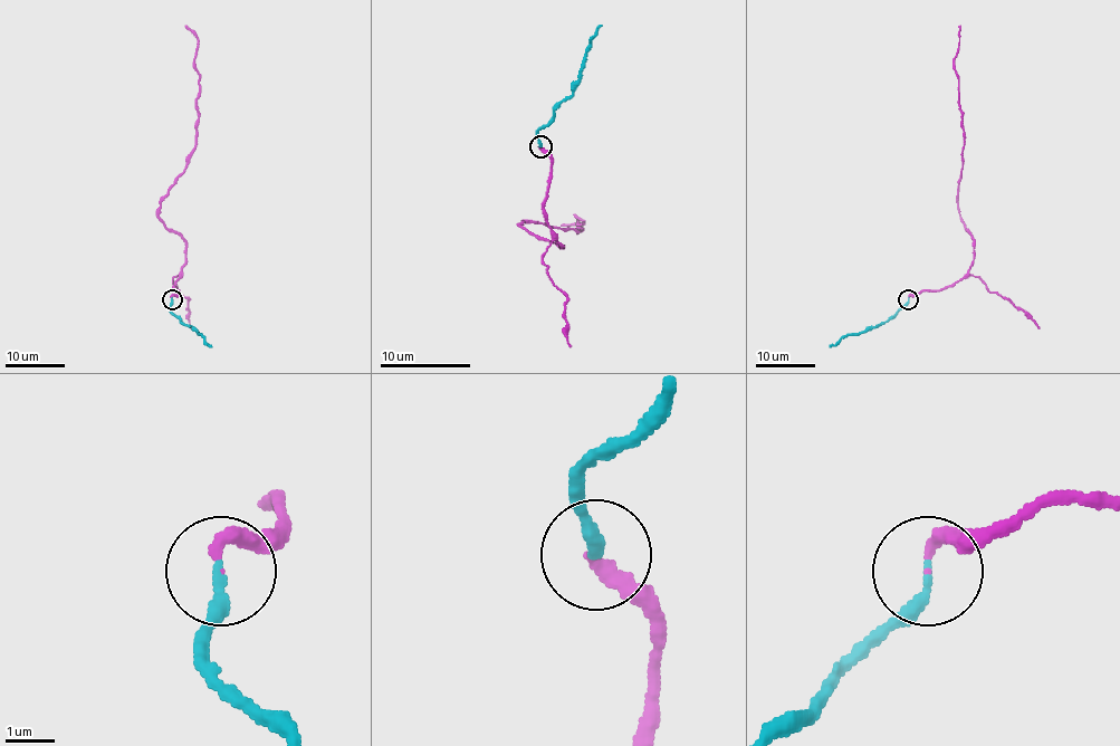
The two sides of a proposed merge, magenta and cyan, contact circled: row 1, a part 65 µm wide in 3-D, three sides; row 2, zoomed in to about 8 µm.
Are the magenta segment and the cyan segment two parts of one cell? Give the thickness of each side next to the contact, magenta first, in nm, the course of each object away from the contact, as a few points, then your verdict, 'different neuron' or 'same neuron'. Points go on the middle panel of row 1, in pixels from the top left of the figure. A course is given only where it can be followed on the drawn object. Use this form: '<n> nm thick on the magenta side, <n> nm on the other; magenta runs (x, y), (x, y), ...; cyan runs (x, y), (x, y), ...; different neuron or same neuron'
220 nm thick on the magenta side, 260 nm on the other; magenta runs (539, 147), (551, 161), (544, 214), (563, 247), (519, 223), (583, 223), (561, 227); cyan runs (539, 147), (537, 131), (572, 93), (585, 49), (601, 25); same neuron

